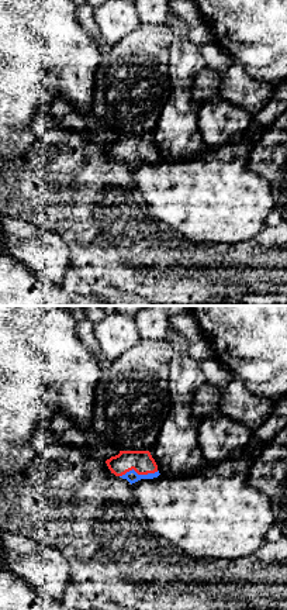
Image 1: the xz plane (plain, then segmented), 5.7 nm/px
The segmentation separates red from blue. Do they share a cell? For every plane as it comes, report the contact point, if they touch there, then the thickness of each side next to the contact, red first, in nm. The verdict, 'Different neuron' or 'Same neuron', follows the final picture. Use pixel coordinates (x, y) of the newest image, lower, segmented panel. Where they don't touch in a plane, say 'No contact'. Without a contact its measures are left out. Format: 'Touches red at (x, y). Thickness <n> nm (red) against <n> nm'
Touches red at (138, 474). Thickness 130 nm (red) against 70 nm

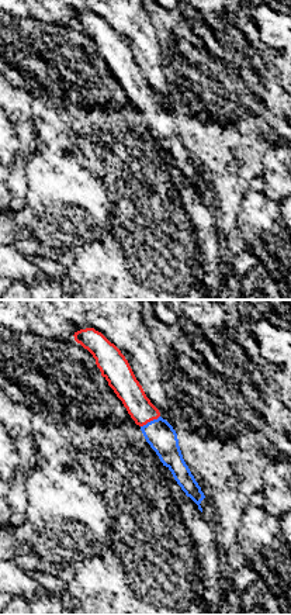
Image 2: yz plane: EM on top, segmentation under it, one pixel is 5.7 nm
Touches red at (149, 421). Thickness 150 nm (red) against 170 nm

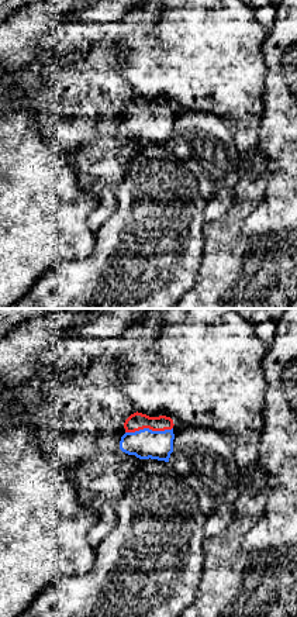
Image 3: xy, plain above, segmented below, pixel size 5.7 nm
Touches red at (148, 427). Thickness 100 nm (red) against 170 nm

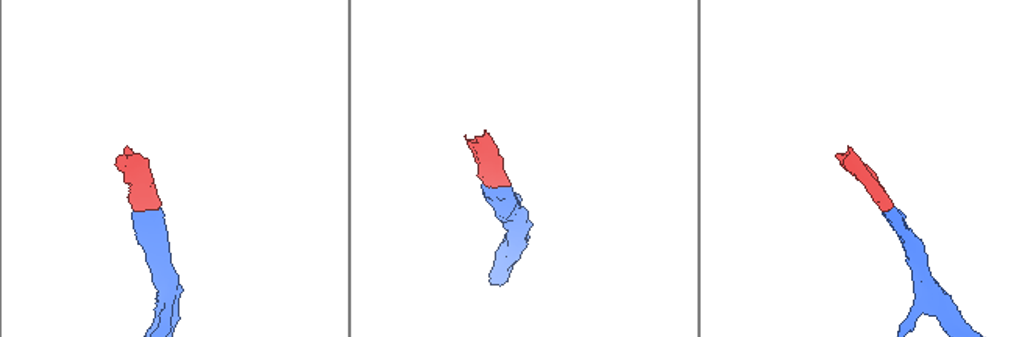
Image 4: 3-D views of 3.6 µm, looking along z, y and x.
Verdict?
Same neuron

